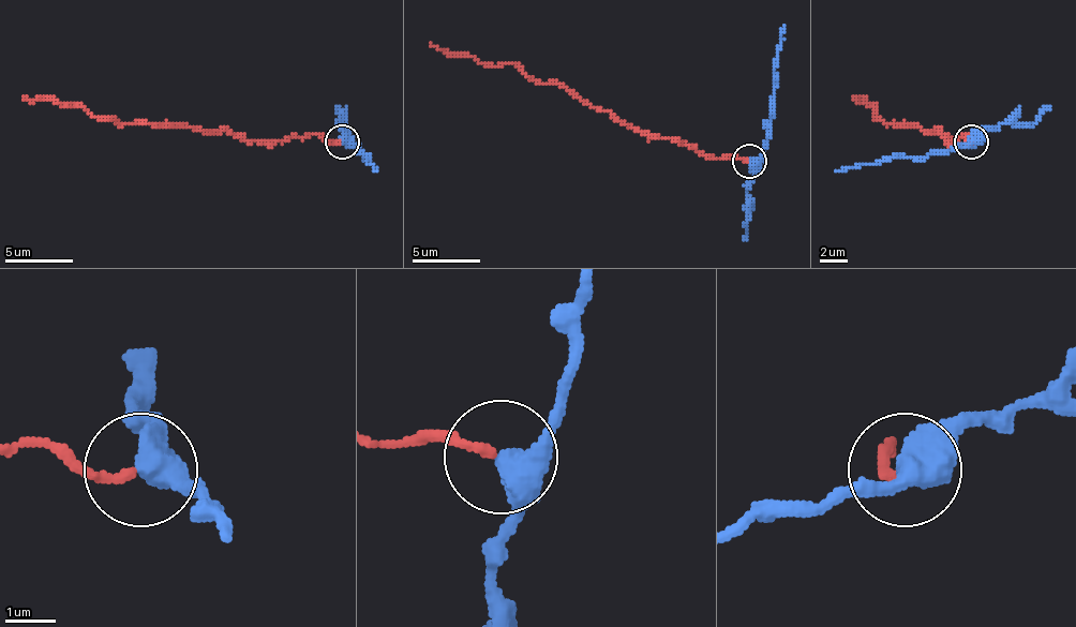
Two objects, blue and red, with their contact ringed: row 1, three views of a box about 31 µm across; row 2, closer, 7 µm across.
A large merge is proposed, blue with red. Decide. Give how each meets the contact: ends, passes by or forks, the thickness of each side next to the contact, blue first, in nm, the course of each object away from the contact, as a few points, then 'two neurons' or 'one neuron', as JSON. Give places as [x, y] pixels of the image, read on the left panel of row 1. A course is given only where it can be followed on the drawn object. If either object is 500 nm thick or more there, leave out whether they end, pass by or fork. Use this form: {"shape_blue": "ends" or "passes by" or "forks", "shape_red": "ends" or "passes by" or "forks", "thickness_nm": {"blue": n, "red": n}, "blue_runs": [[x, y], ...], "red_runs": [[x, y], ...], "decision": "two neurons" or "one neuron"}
{"shape_blue": "passes by", "shape_red": "ends", "thickness_nm": {"blue": 480, "red": 160}, "blue_runs": [[343, 140], [357, 147], [377, 170]], "red_runs": [[340, 140], [323, 140], [309, 134], [271, 140], [241, 140], [200, 127], [121, 123], [85, 109], [23, 96]], "decision": "two neurons"}

